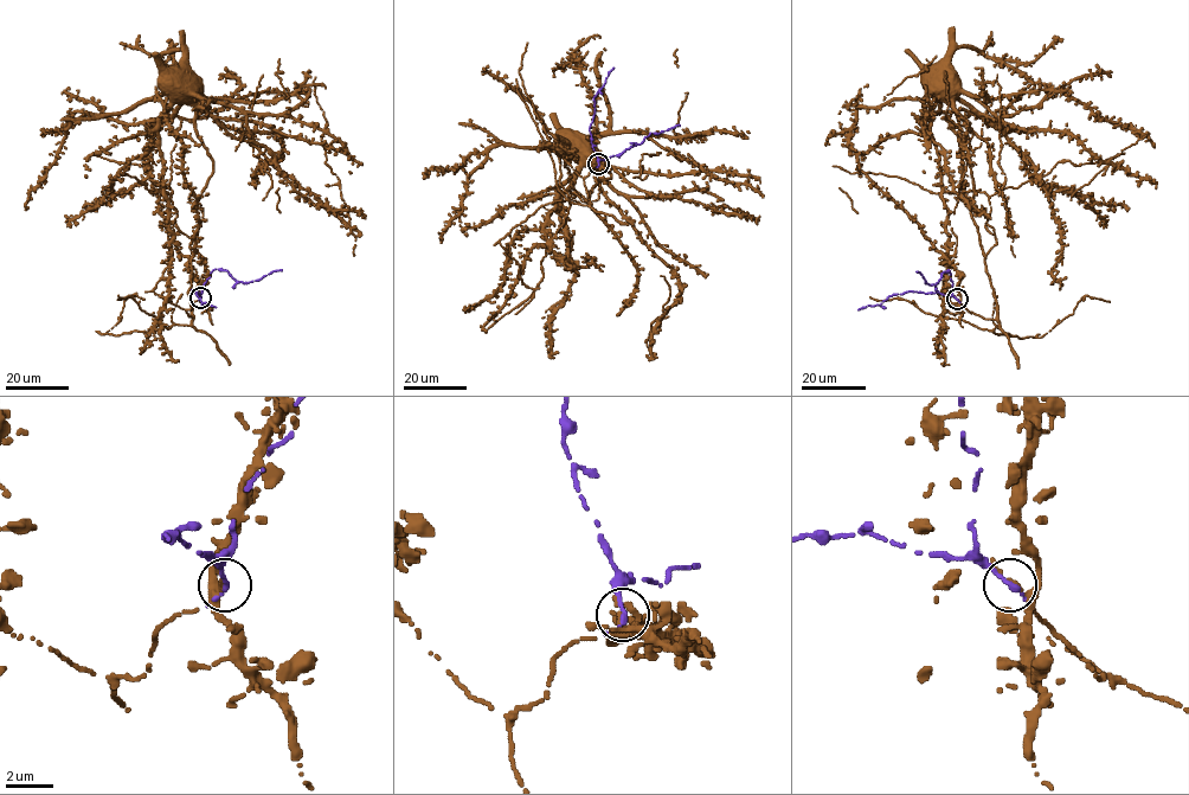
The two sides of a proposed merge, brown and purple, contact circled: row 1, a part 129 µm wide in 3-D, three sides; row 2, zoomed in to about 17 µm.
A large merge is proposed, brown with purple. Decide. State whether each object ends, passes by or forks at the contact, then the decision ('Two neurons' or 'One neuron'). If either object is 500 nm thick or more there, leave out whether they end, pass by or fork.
At the ring brown forks. At the ring purple passes by. One neuron

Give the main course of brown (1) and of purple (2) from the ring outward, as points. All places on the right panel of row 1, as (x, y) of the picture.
1: (957, 299), (968, 311), (996, 318), (970, 211), (972, 178), (959, 121), (949, 104), (926, 90), (926, 75)
2: (957, 300), (952, 294), (949, 270), (942, 274), (934, 284), (925, 282), (917, 273)

